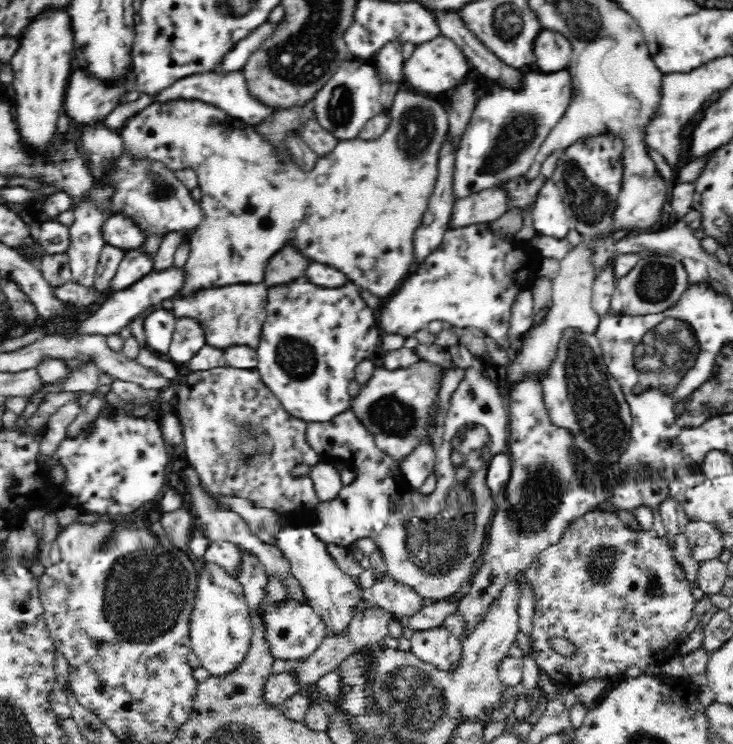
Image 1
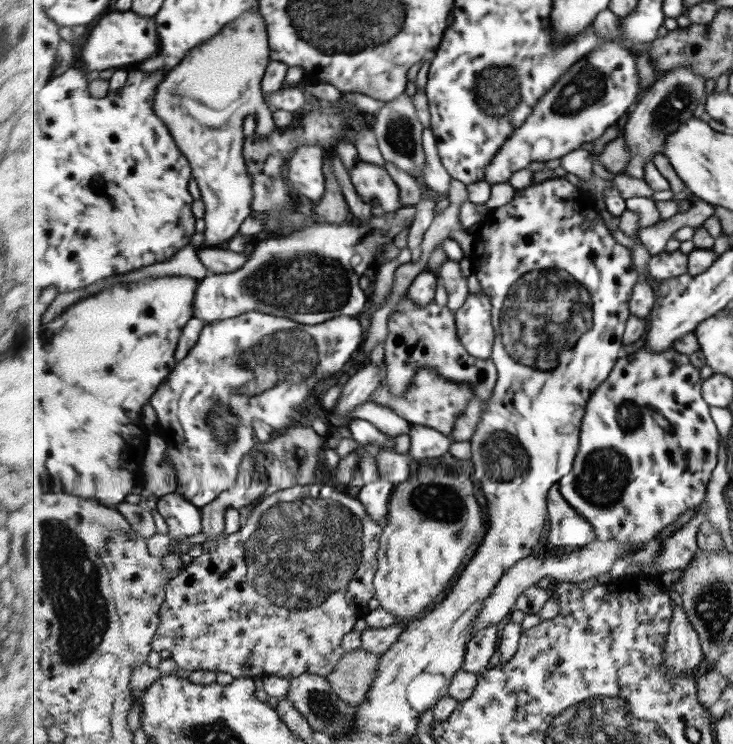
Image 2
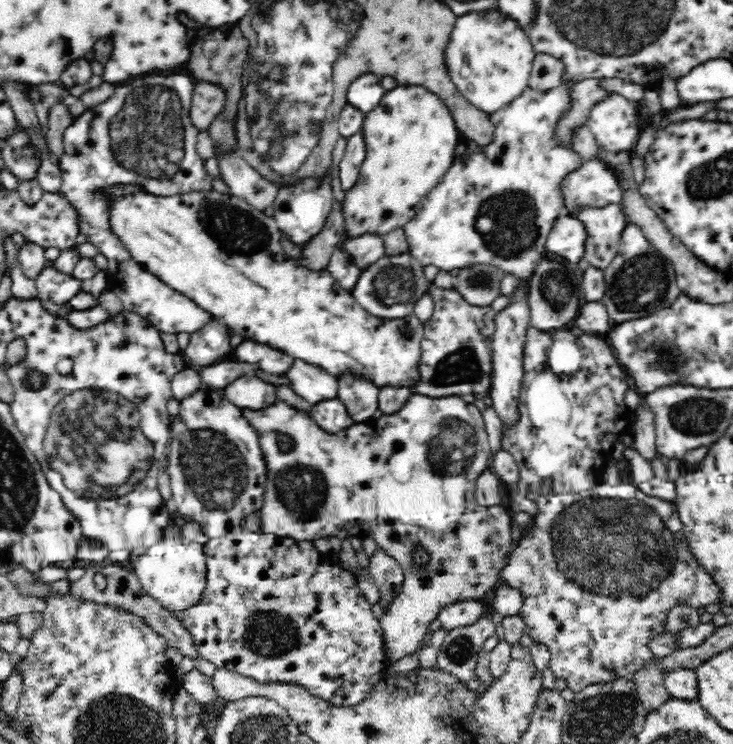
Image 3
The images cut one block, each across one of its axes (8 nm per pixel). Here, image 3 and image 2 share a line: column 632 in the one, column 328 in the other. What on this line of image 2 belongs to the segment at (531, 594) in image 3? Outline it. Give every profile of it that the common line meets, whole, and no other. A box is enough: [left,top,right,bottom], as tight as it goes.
[153,484,384,680]

